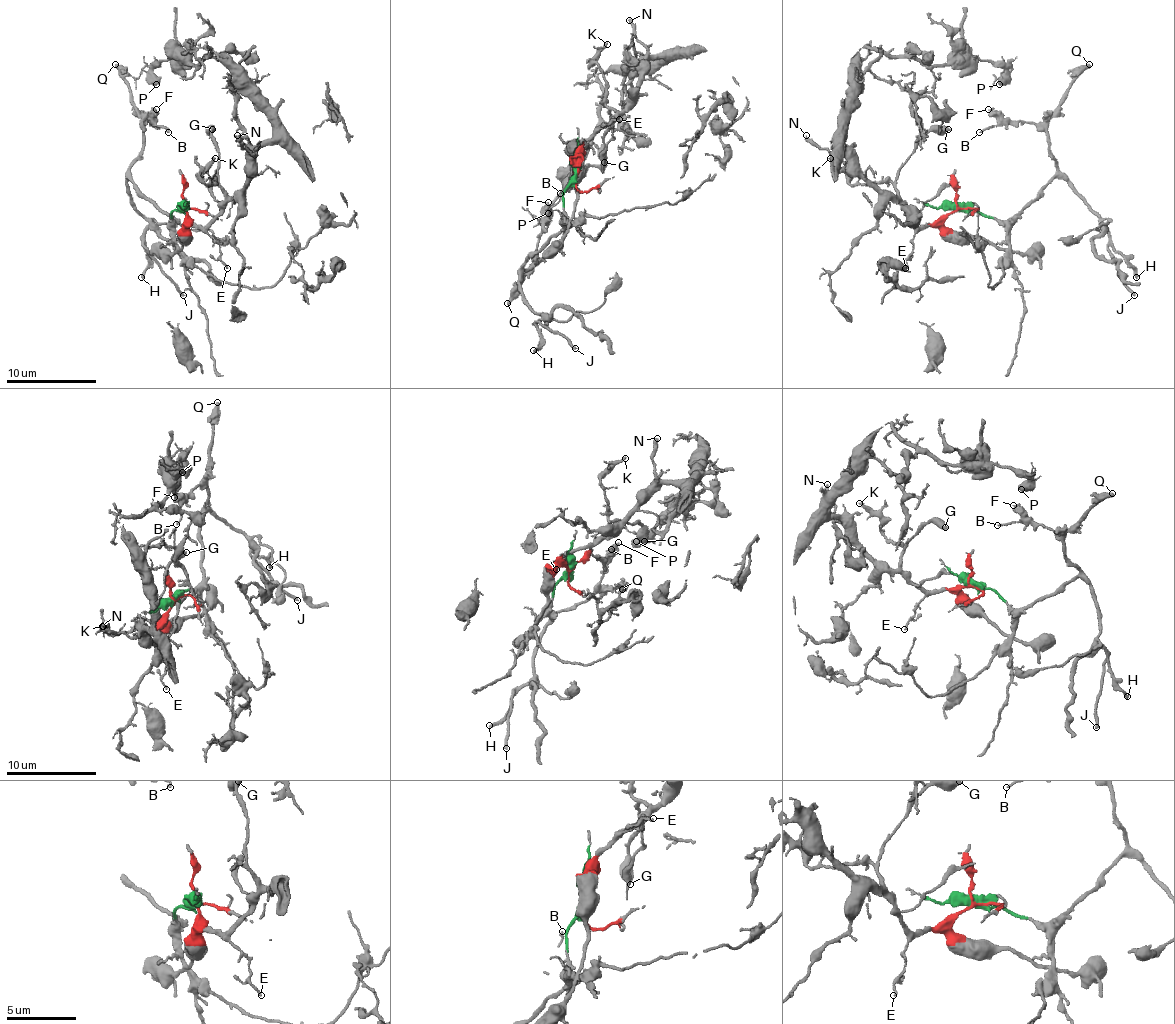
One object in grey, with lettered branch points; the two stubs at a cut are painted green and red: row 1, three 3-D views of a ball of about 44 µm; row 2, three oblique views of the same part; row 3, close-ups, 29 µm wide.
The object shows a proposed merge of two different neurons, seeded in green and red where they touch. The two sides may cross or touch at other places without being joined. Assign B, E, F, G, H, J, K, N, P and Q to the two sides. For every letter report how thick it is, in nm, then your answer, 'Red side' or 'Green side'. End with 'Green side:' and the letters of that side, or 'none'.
B: Thickness 130 nm. Green side
E: Thickness 140 nm. Red side
F: Thickness 380 nm. Green side
G: Thickness 550 nm. Red side
H: Thickness 260 nm. Green side
J: Thickness 240 nm. Green side
K: Thickness 240 nm. Red side
N: Thickness 280 nm. Red side
P: Thickness 600 nm. Red side
Q: Thickness 360 nm. Green side
Green side: B, F, H, J, Q

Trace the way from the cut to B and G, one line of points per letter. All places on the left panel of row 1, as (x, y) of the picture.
B: (184, 207), (172, 212), (172, 221), (129, 173), (143, 146), (145, 124), (168, 133)
G: (184, 207), (186, 216), (204, 225), (220, 212), (224, 196), (220, 187), (218, 146), (211, 130), (213, 128)

